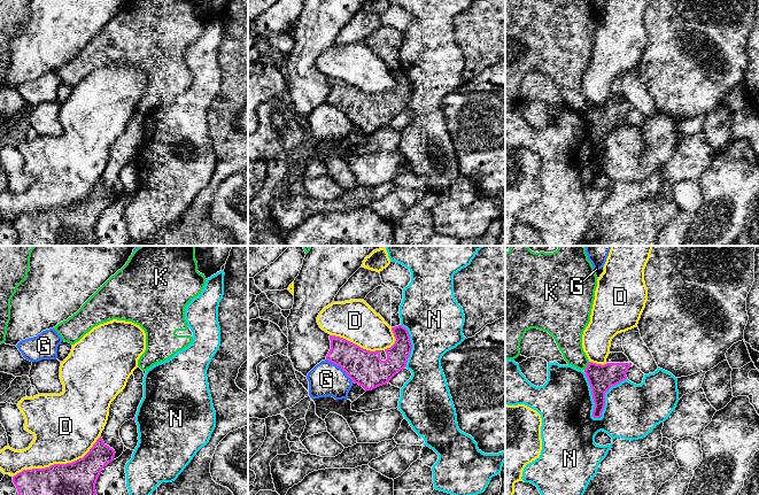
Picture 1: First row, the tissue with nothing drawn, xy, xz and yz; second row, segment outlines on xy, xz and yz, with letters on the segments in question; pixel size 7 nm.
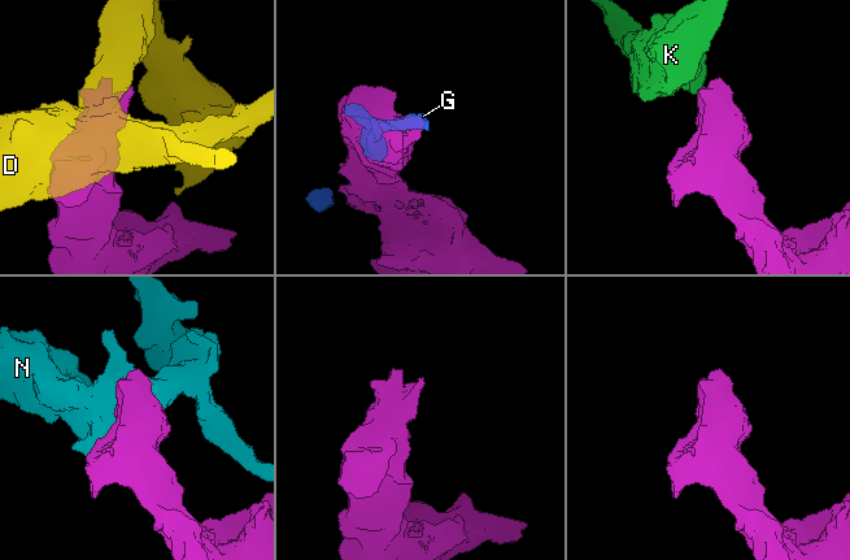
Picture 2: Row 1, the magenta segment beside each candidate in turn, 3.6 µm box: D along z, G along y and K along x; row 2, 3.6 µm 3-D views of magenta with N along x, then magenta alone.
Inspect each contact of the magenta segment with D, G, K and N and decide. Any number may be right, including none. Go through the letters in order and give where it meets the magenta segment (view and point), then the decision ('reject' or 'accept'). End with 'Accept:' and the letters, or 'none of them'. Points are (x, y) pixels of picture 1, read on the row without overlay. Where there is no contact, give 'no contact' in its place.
D: meets magenta in xy at (57, 207); reject
G: meets magenta in xz at (341, 110); reject
K: meets magenta in yz at (587, 109); reject
N: meets magenta in yz at (604, 140); reject
Accept: none of them

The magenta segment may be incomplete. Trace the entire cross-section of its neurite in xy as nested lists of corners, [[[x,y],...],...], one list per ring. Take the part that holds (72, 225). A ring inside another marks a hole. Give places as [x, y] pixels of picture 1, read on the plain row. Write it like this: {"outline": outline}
{"outline": [[[100,179],[83,201],[72,206],[23,212],[13,219],[18,234],[16,246],[96,246],[96,223],[102,211],[114,203],[115,196]]]}

